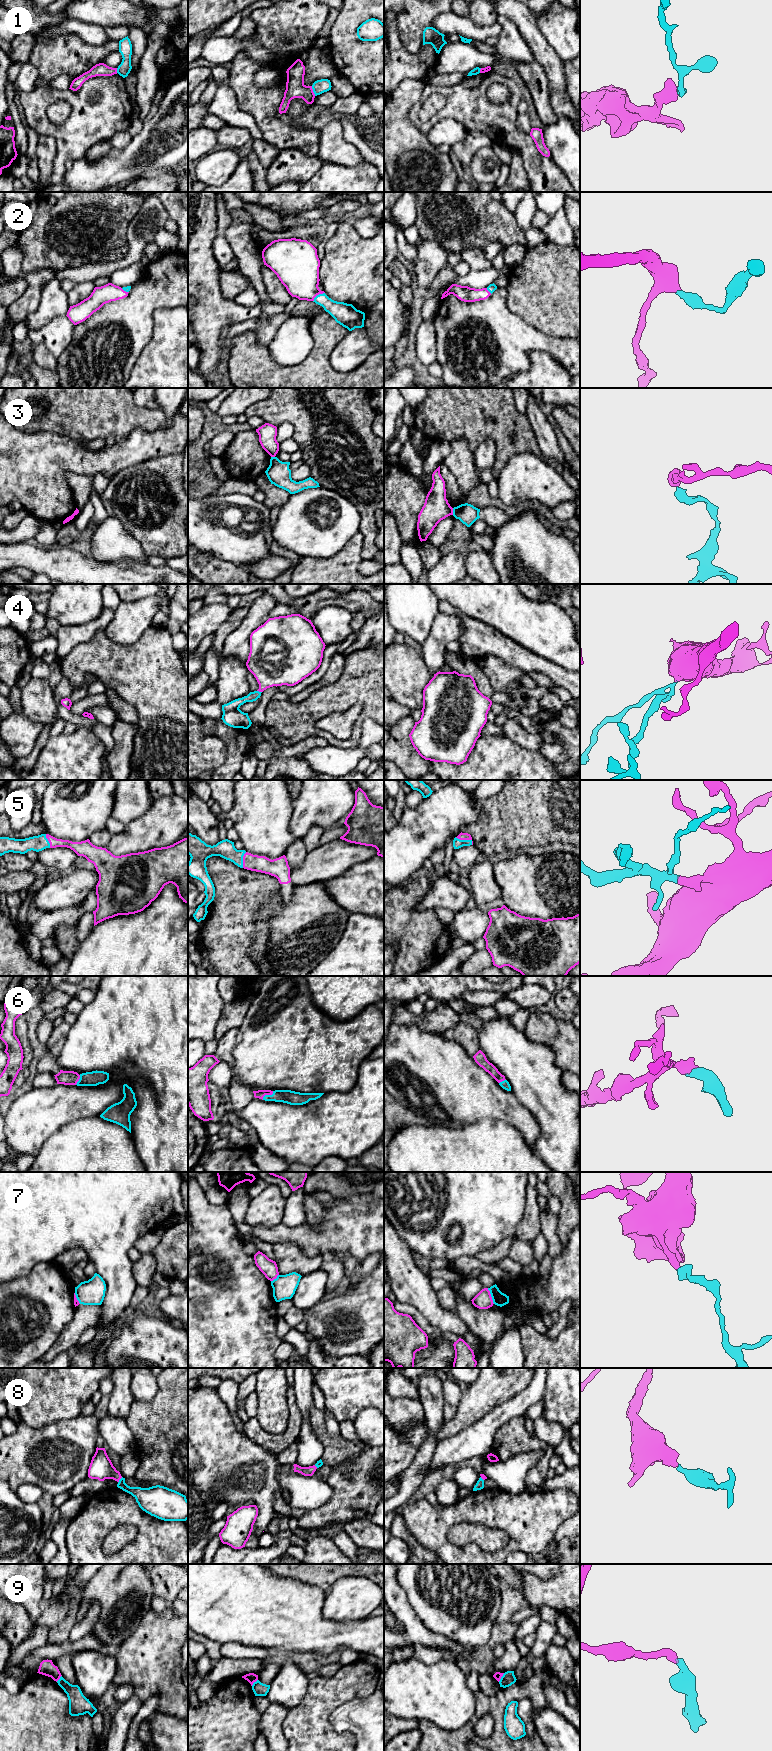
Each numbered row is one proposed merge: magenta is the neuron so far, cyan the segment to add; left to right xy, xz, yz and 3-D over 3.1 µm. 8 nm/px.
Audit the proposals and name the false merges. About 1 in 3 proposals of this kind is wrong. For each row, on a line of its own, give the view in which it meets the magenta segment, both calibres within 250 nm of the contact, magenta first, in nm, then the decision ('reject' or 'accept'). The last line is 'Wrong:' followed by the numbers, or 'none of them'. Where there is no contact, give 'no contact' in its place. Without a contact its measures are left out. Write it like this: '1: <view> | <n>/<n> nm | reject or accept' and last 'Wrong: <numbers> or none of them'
1: xz | 160/110 nm | reject
2: xz | 340/160 nm | accept
3: yz | 200/160 nm | reject
4: xz | 360/100 nm | accept
5: yz | 60/80 nm | accept
6: xz | 70/110 nm | accept
7: yz | 140/110 nm | reject
8: xy | 190/150 nm | accept
9: yz | 60/110 nm | reject
Wrong: 1, 3, 7, 9

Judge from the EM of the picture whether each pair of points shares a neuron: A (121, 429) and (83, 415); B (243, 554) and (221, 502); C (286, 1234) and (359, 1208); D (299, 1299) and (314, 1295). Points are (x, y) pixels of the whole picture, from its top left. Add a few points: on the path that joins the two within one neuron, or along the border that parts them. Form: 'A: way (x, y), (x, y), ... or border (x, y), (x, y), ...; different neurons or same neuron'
A: way (112, 421), (109, 421), (103, 415), (92, 415); same neuron
B: way (227, 542), (204, 519), (205, 510); same neuron
C: way (304, 1235), (332, 1235), (341, 1226); same neuron
D: way (303, 1299), (310, 1295); same neuron

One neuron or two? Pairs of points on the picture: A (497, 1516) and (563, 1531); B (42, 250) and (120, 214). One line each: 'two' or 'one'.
A: two
B: one

